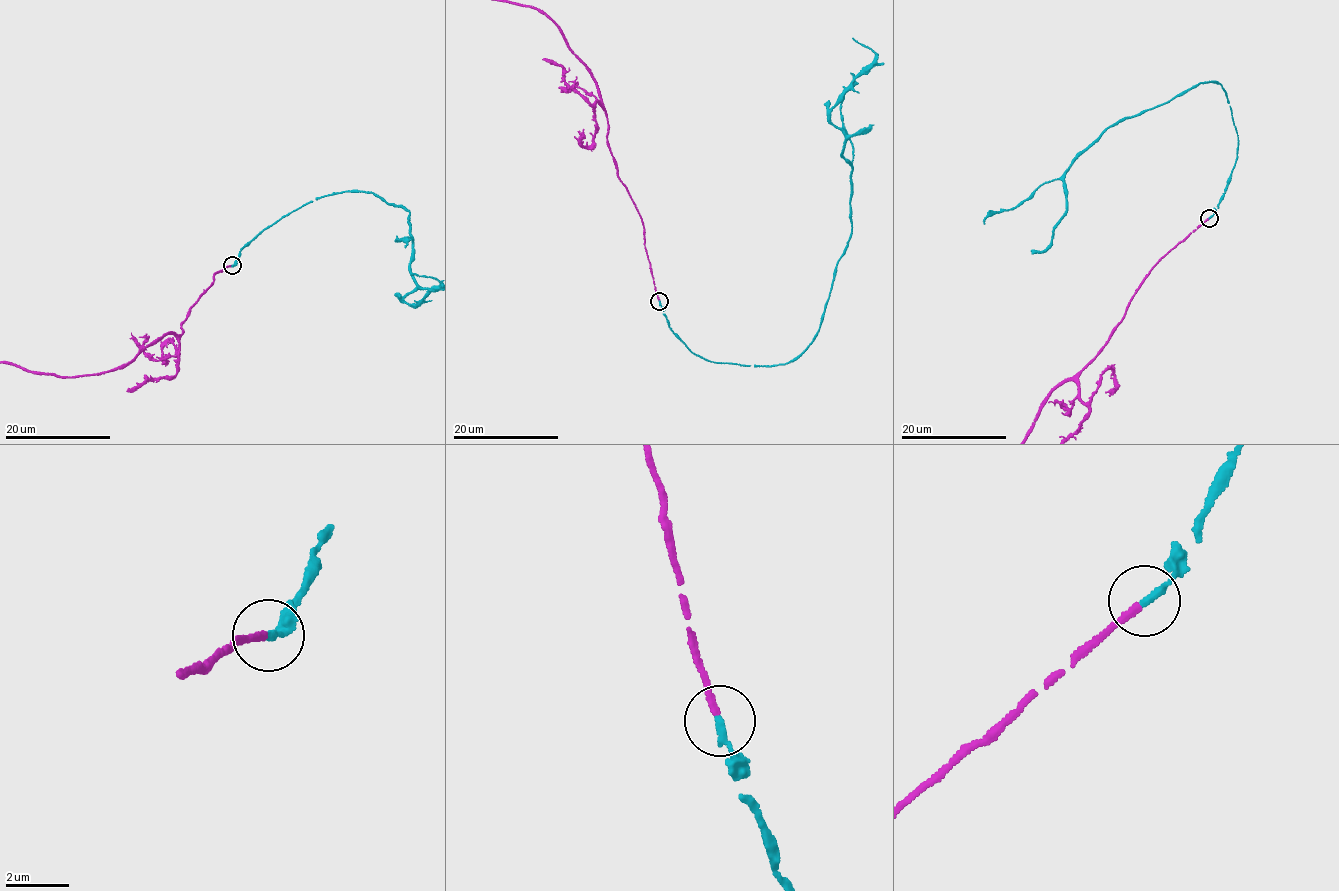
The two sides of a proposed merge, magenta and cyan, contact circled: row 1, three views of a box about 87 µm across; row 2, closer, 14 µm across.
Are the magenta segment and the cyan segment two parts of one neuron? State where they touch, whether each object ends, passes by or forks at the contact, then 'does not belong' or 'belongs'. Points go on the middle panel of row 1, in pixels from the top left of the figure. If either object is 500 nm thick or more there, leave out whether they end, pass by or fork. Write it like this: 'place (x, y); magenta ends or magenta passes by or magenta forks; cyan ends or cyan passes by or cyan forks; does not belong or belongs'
place (659, 301); magenta ends; cyan ends; belongs

